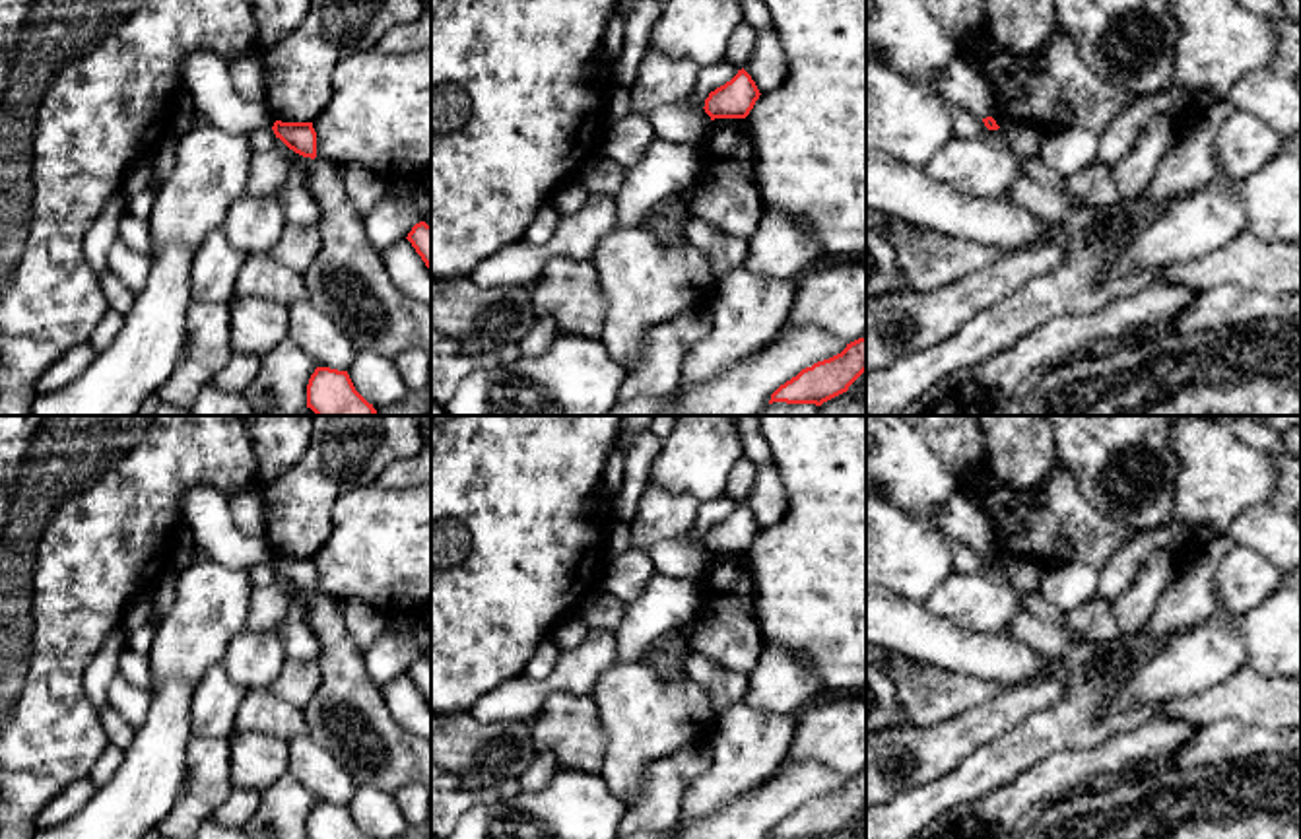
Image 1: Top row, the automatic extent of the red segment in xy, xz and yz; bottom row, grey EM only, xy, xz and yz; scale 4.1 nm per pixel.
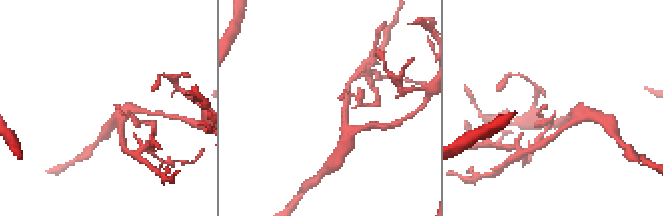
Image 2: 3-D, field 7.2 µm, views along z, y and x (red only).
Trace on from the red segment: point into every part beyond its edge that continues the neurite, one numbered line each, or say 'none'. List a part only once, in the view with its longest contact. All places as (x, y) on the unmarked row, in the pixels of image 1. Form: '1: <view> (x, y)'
none

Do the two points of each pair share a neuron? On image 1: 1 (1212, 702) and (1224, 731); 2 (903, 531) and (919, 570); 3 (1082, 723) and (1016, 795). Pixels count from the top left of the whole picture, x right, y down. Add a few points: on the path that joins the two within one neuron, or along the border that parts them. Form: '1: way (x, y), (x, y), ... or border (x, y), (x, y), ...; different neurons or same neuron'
1: border (1200, 725), (1220, 719), (1241, 719), (1265, 729); different neurons
2: way (903, 540), (903, 552), (911, 560); same neuron
3: border (1101, 740), (1090, 746), (1055, 750), (1018, 775); different neurons

